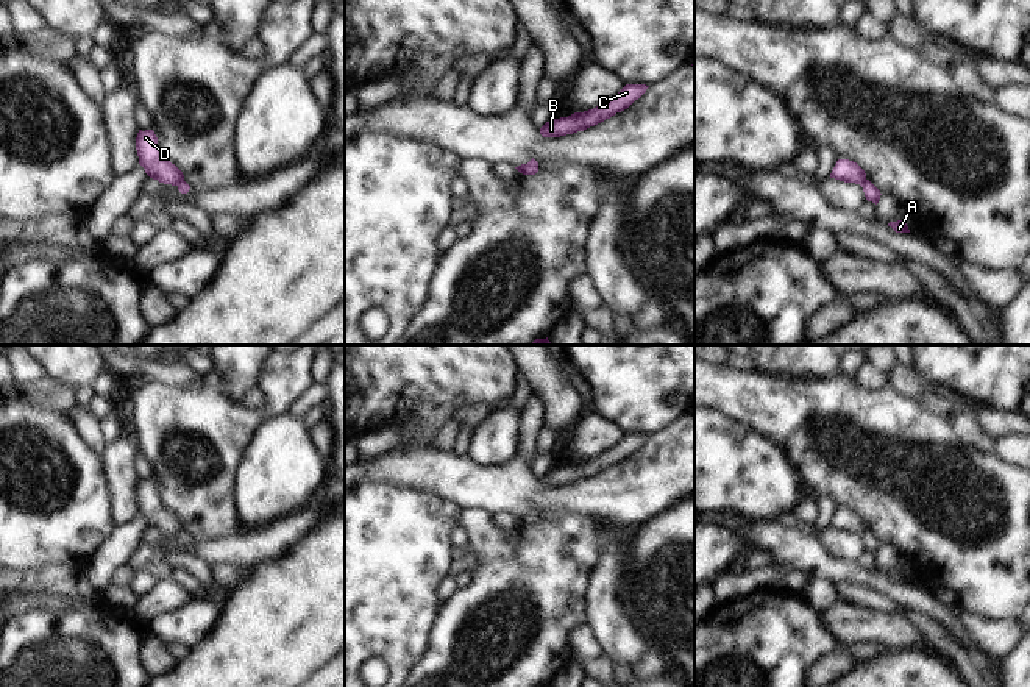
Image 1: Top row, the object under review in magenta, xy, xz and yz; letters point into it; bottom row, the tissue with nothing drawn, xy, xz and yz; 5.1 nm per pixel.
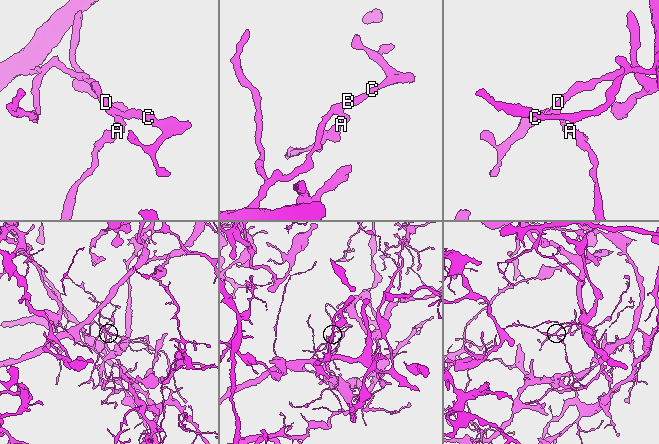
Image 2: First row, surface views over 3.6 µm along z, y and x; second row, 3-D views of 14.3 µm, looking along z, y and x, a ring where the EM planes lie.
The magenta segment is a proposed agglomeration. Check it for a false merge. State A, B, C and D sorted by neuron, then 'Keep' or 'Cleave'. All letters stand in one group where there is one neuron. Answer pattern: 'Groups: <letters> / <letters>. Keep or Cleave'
Groups: A / B C D. Cleave.

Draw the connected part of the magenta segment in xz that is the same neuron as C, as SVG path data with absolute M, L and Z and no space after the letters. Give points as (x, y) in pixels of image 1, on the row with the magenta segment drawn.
M626 84L615 97L598 105L593 109L584 112L574 112L568 117L560 117L546 122L540 128L543 137L560 137L584 131L590 126L595 126L606 119L610 119L616 112L627 109L635 100L638 100L648 89L646 84Z

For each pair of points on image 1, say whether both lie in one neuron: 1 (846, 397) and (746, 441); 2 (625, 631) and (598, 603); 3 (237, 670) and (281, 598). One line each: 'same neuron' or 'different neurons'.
1: different neurons
2: same neuron
3: same neuron

